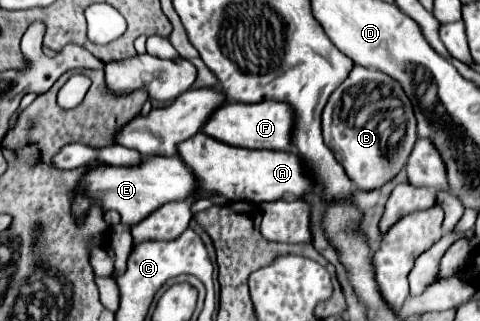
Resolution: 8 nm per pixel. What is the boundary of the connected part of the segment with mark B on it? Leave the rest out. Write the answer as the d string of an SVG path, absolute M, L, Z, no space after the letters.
M356 65L322 111L322 133L336 161L346 165L346 175L360 189L376 189L406 165L416 141L416 117L398 81L378 69Z

